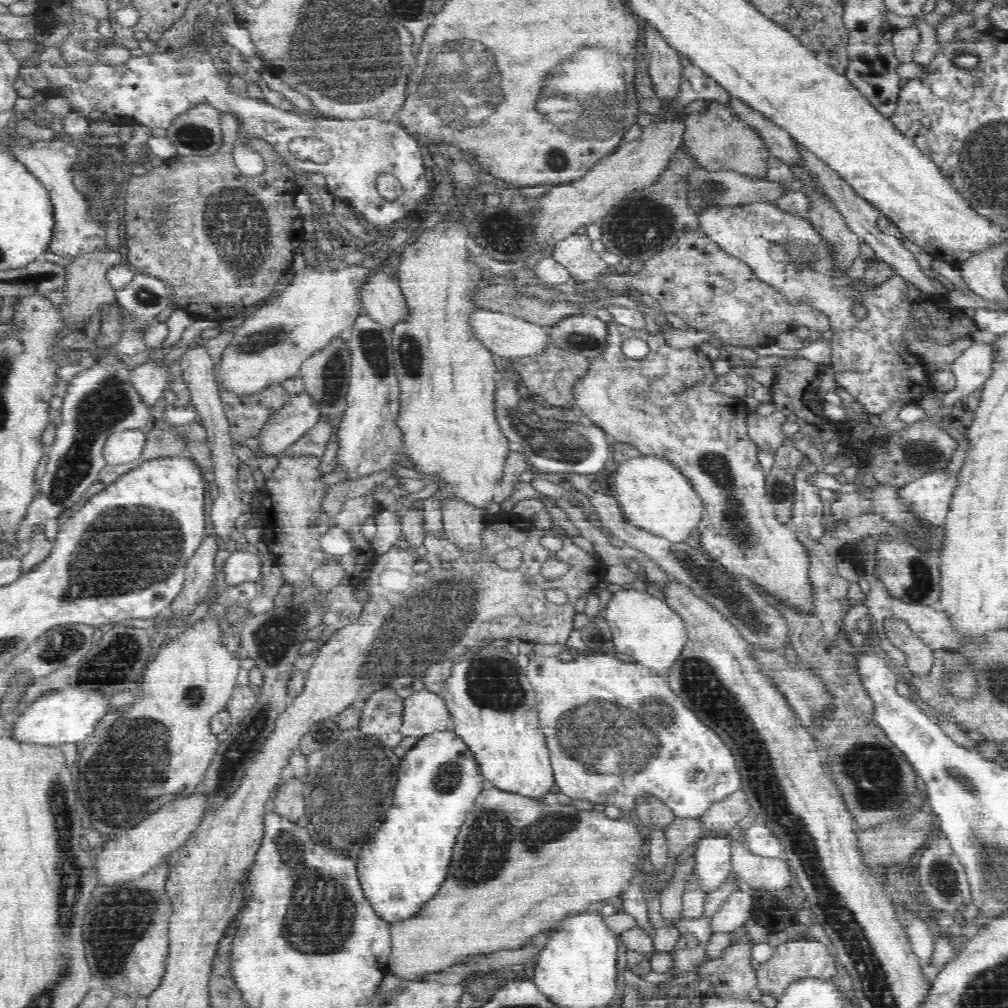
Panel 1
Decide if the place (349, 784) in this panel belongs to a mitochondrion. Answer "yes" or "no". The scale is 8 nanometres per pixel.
yes

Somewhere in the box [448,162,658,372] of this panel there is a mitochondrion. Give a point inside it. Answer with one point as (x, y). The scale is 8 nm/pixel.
(509, 234)

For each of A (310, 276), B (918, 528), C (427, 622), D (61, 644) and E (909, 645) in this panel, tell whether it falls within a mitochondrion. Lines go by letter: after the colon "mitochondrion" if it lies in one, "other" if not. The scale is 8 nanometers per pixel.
A: other
B: mitochondrion
C: mitochondrion
D: mitochondrion
E: other

